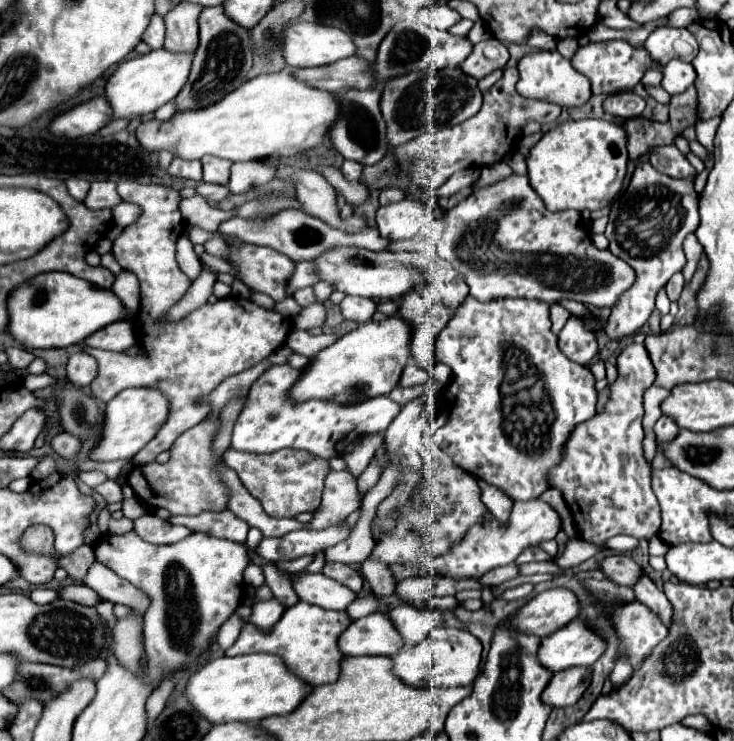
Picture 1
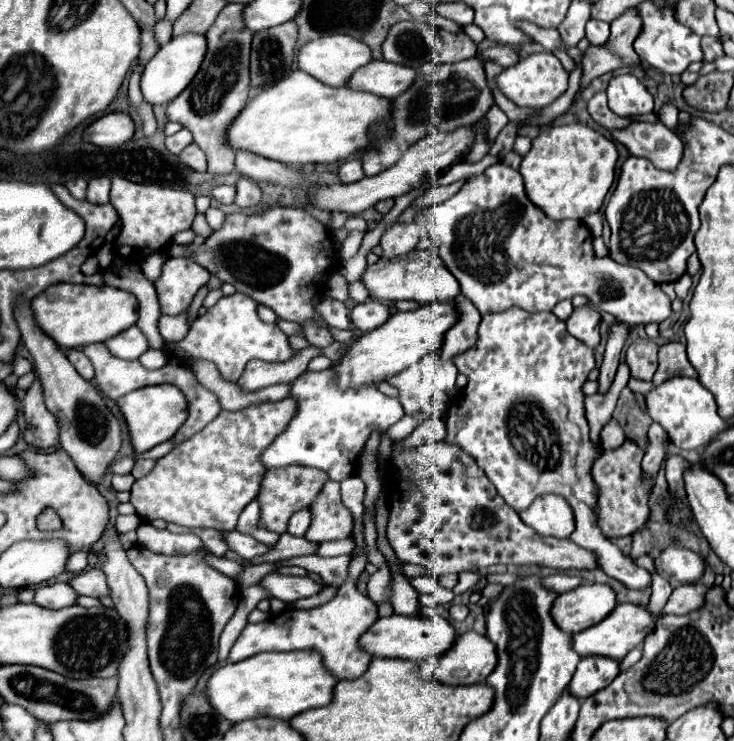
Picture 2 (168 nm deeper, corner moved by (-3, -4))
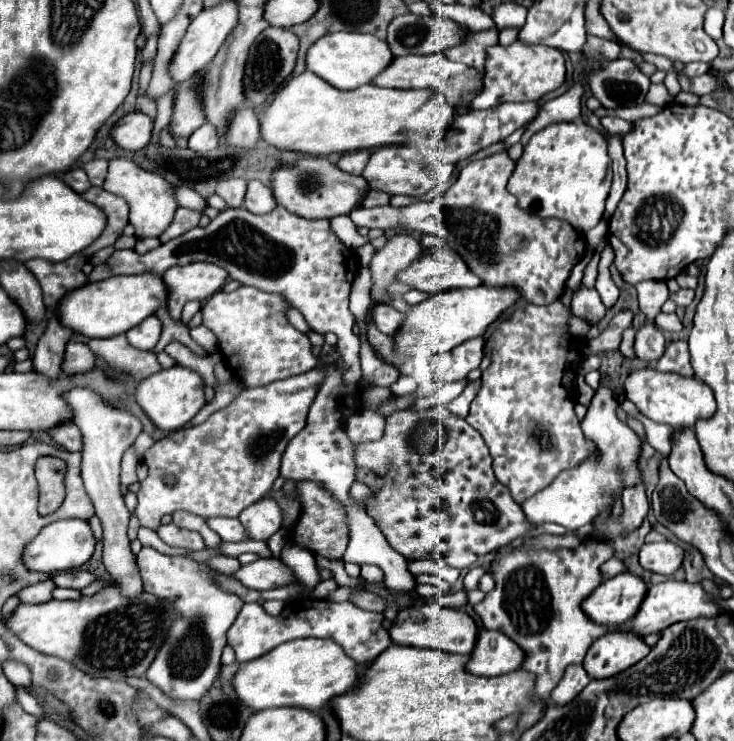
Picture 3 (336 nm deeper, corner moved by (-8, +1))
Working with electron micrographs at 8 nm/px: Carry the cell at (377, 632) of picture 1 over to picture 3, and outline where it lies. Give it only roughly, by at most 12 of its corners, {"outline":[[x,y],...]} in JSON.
{"outline":[[437,602],[401,608],[395,644],[471,654],[479,628]]}

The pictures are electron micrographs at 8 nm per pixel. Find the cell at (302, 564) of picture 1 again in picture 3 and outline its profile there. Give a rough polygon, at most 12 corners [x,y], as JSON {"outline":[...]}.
{"outline":[[211,556],[205,560],[209,568],[229,574],[241,566],[229,556]]}

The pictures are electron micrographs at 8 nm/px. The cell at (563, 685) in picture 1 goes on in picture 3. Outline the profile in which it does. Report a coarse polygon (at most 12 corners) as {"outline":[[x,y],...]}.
{"outline":[[615,628],[593,642],[583,666],[609,678],[643,660],[641,634]]}

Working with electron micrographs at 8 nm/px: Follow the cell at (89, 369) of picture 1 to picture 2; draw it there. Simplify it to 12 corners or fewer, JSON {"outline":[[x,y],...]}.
{"outline":[[82,351],[68,353],[70,363],[86,381],[94,377],[94,367]]}

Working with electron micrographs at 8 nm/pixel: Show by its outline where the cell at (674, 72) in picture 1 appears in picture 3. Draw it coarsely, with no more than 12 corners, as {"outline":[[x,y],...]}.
{"outline":[[685,64],[683,76],[695,78],[709,70],[709,64]]}

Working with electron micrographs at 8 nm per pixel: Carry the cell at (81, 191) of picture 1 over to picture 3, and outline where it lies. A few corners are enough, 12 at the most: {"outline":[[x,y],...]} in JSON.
{"outline":[[83,168],[63,174],[63,182],[79,194],[89,190],[91,182]]}

